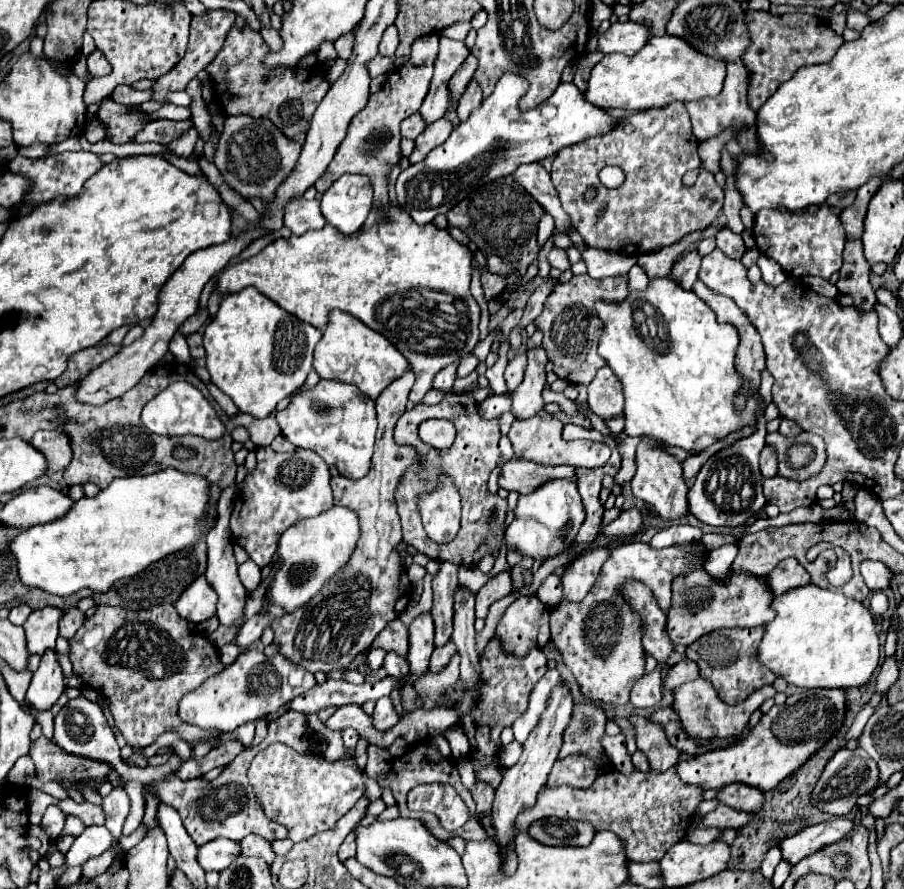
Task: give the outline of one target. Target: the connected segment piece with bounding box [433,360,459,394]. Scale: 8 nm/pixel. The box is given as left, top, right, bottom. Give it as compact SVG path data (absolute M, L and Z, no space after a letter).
M459 360L439 371L433 380L433 388L441 389L449 394L455 394L453 391L453 383L456 379L458 365Z

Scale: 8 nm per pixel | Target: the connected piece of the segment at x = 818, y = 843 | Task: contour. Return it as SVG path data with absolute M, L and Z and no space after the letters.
M840 816L837 819L831 819L831 821L823 821L817 825L805 827L795 837L789 837L779 845L783 861L787 861L791 865L799 863L803 857L845 837L852 831L853 824L854 818Z

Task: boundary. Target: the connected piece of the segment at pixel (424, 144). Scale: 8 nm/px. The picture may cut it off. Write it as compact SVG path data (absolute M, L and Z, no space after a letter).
M445 117L427 125L427 129L415 139L415 151L409 155L409 163L413 165L413 163L423 161L431 149L435 149L447 141L451 131L453 131L453 125Z

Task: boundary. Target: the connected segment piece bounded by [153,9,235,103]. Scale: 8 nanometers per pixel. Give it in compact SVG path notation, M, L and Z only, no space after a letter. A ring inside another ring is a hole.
M207 9L205 15L195 15L193 23L191 23L191 37L189 37L189 47L187 53L183 55L183 59L175 65L175 69L171 69L169 73L165 73L163 77L159 77L153 83L153 99L159 103L167 103L167 93L169 91L183 91L187 87L187 83L197 77L197 73L201 69L205 69L217 55L217 51L221 49L229 29L235 25L235 13L231 9Z

